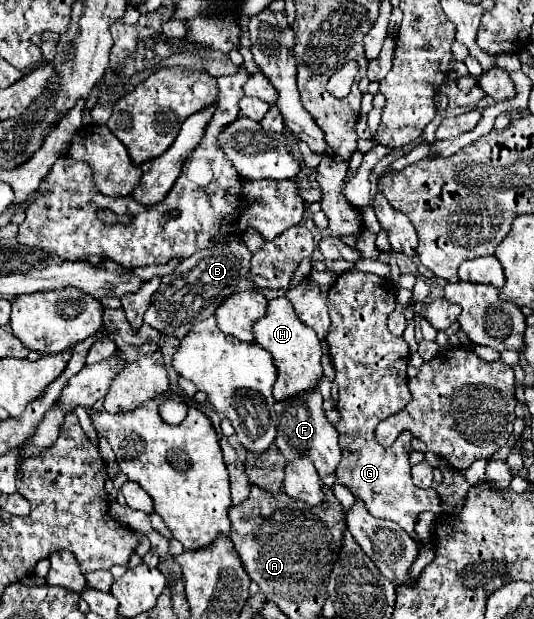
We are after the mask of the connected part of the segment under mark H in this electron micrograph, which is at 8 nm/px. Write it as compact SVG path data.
M274 298L268 302L266 316L254 324L254 336L258 344L272 354L278 368L278 380L274 384L274 398L278 402L318 386L318 380L322 378L320 340L316 338L316 332L312 332L312 328L298 320L292 310L292 304L286 298Z

